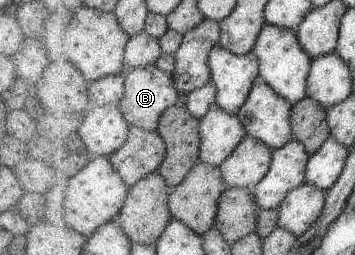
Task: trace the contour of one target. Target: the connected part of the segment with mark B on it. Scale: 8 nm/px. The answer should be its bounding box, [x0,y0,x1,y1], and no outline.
[118,65,180,131]

